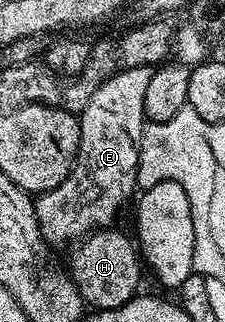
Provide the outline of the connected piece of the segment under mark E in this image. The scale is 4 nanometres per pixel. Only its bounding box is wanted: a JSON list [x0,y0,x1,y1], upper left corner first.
[35,64,154,242]

